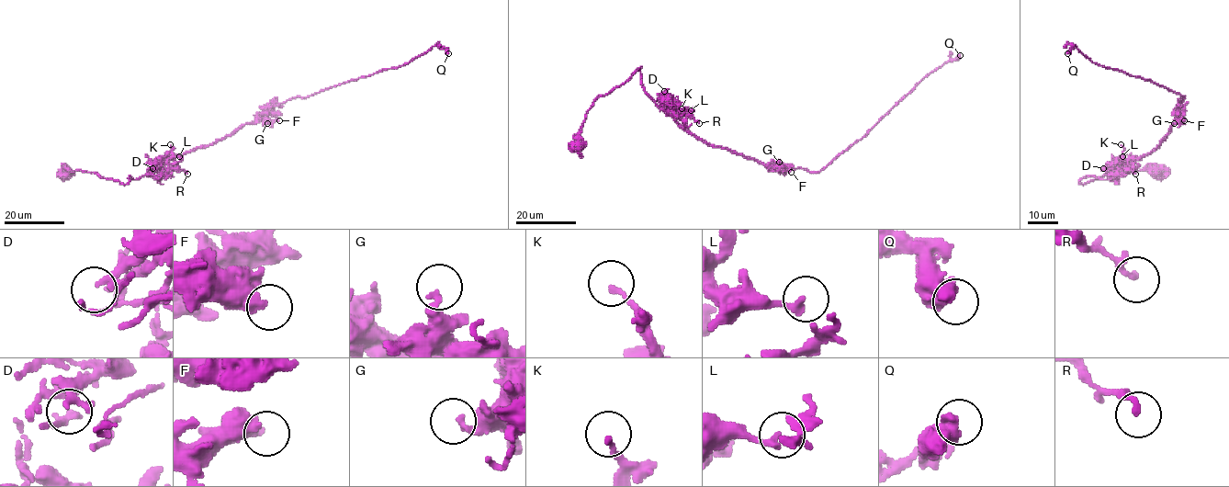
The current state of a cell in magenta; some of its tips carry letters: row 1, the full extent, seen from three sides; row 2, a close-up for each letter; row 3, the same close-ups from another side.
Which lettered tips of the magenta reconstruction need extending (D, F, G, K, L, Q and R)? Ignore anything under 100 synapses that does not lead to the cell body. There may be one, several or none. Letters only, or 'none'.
none

